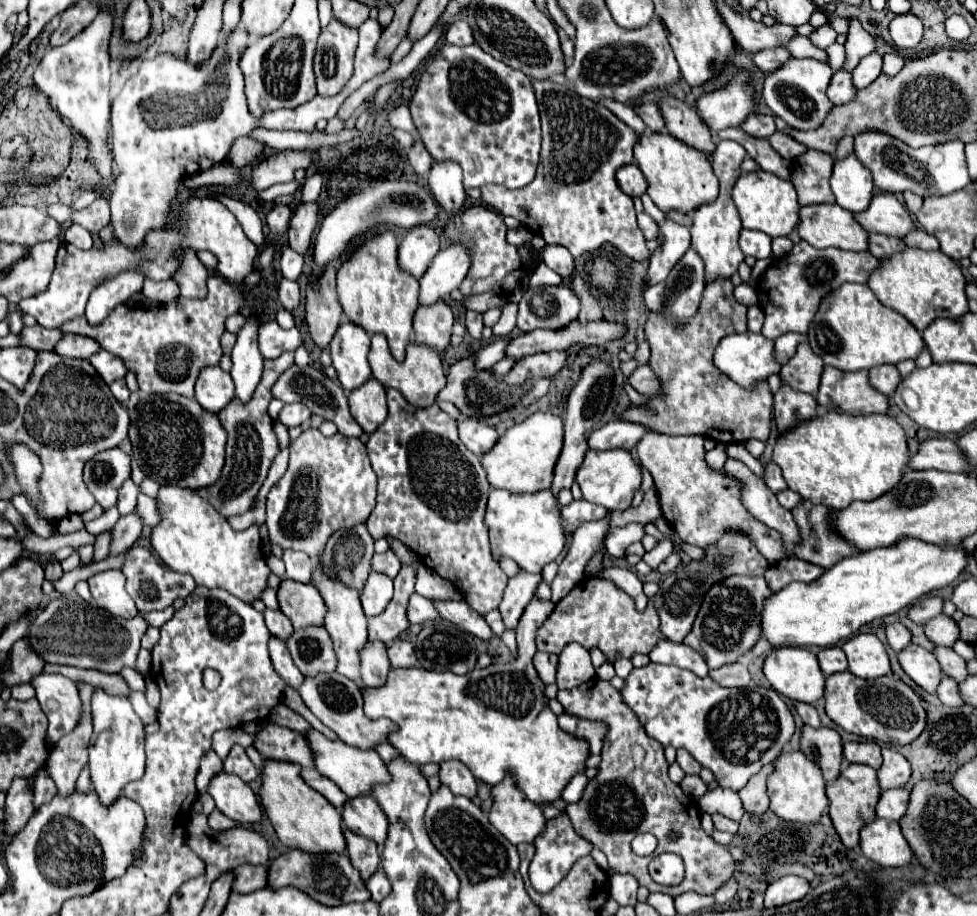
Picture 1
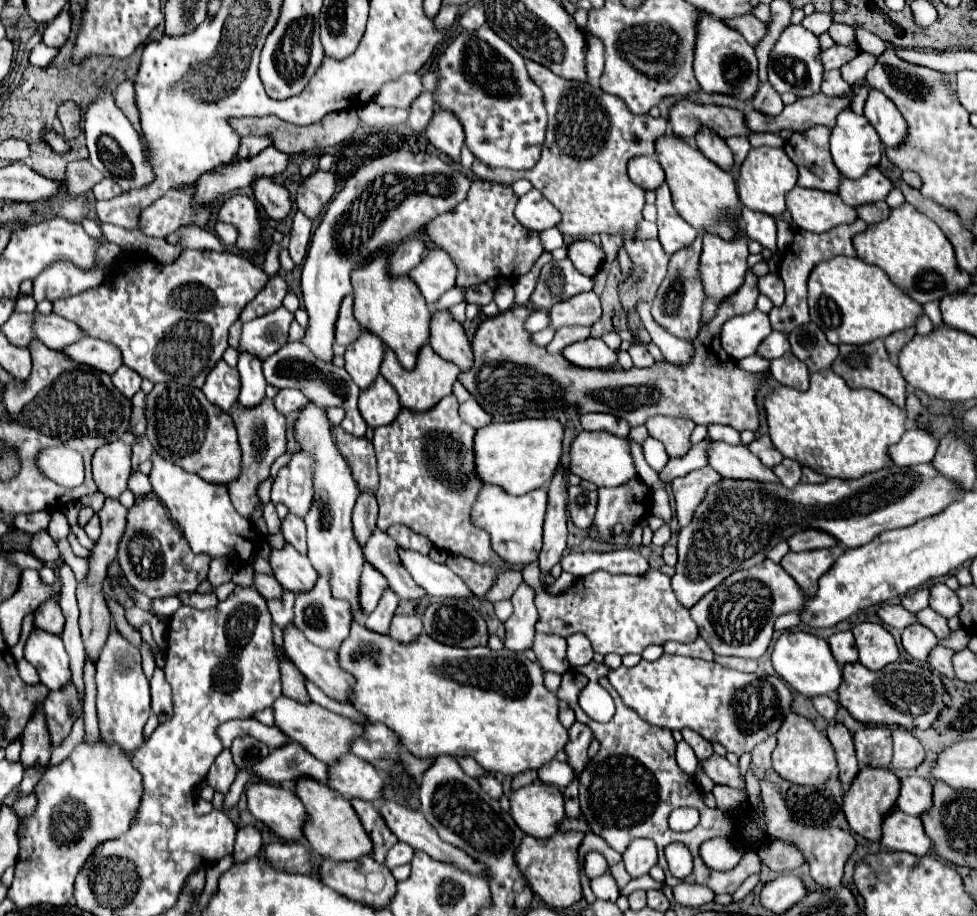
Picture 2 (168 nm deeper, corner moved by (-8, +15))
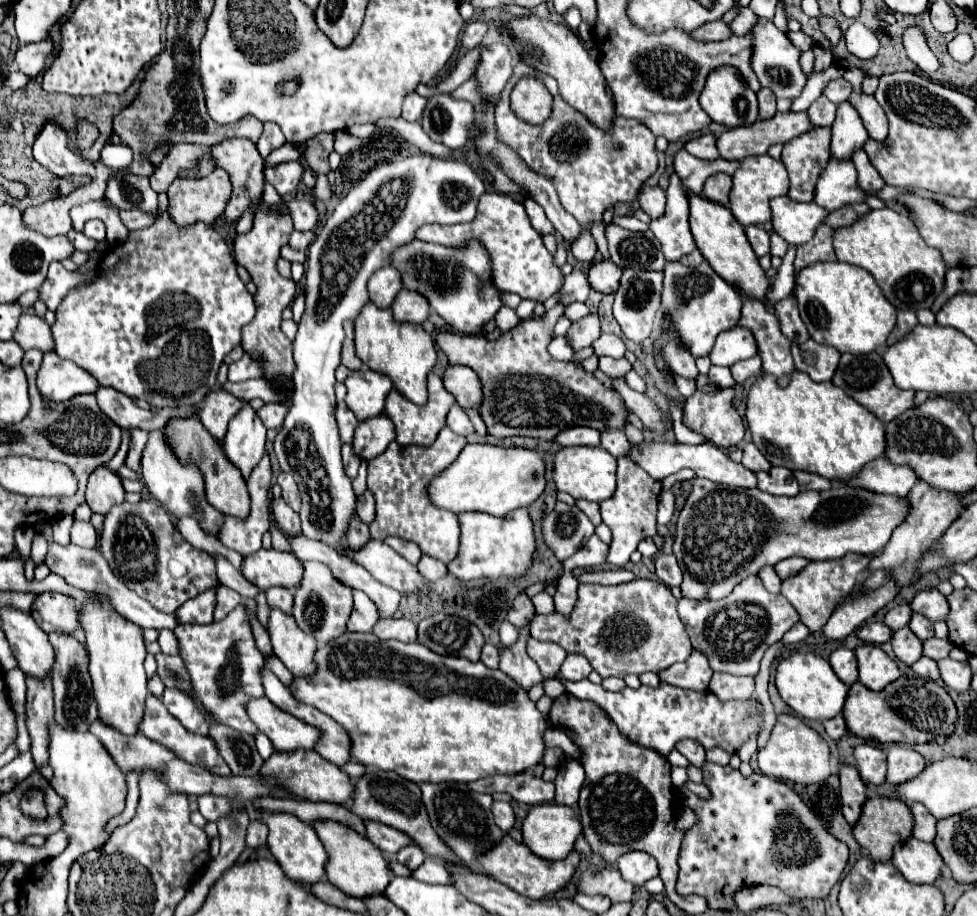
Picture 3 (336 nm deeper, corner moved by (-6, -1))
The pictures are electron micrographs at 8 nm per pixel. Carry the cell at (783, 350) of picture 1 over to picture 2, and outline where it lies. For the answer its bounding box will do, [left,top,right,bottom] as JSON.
[758,332,790,360]

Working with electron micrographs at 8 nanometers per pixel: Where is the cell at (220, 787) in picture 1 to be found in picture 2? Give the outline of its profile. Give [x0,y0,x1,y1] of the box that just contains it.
[246,782,308,842]

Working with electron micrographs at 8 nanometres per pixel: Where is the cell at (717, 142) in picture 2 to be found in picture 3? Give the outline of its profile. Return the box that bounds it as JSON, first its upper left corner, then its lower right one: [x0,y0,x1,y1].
[704,174,732,206]

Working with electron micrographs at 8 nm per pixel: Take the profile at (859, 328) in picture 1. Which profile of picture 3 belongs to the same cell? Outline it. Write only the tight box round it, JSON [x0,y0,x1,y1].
[794,262,896,354]

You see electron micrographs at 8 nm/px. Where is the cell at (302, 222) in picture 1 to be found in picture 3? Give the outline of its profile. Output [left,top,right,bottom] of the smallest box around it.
[312,174,332,202]

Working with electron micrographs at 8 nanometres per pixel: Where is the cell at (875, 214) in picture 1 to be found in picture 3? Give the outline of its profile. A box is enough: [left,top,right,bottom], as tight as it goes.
[814,160,868,212]

